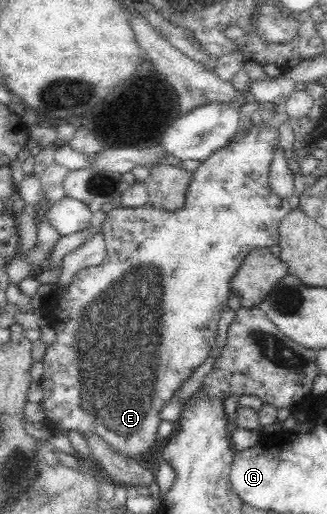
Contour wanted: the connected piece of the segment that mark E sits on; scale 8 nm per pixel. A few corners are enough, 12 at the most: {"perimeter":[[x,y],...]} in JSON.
{"perimeter":[[278,124],[115,208],[56,290],[46,424],[128,458],[292,211]]}

